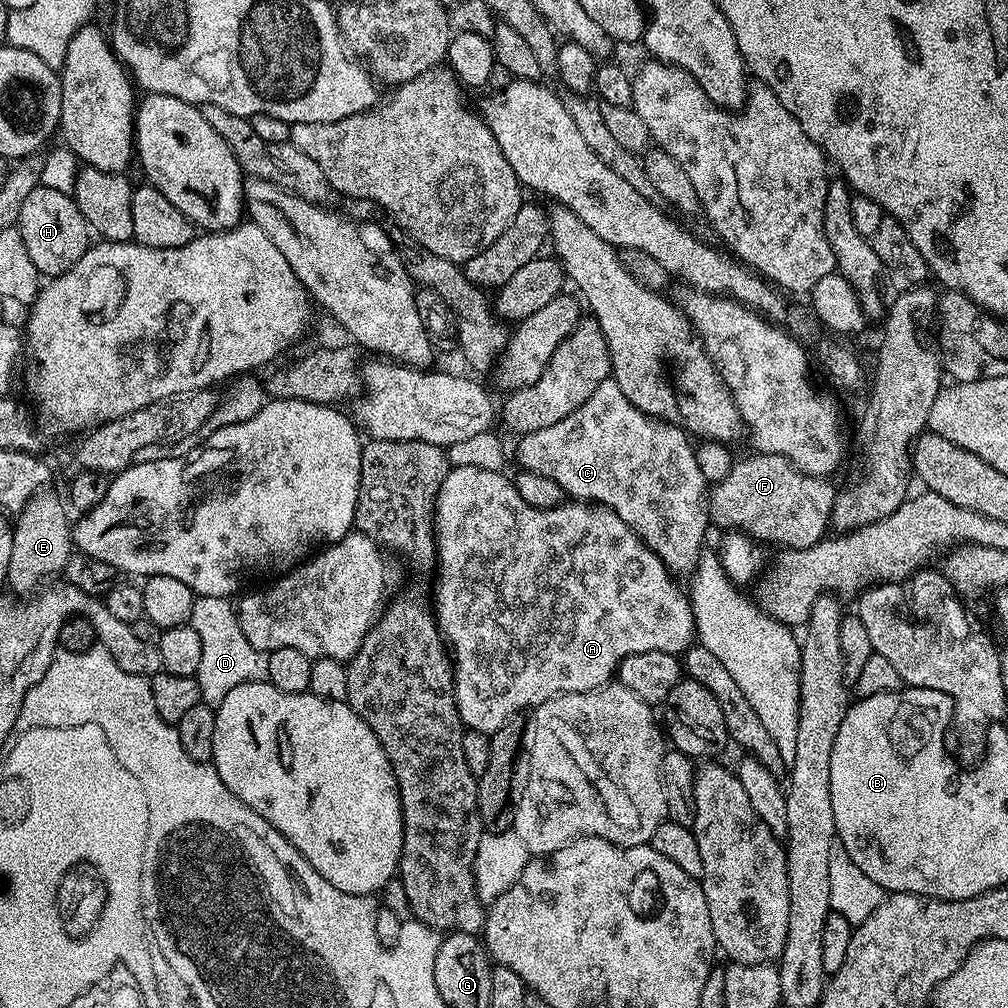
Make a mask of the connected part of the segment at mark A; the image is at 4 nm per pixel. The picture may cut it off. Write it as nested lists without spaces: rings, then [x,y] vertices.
[[[462,466],[461,468],[449,467],[446,478],[440,487],[440,493],[436,499],[436,562],[438,571],[436,576],[436,604],[434,603],[434,615],[437,625],[440,629],[441,636],[444,637],[447,647],[450,649],[450,655],[454,661],[454,671],[456,673],[456,705],[458,706],[458,714],[460,721],[463,722],[465,729],[473,732],[487,732],[489,734],[497,732],[511,716],[523,713],[525,710],[531,710],[542,702],[546,702],[555,696],[565,696],[571,692],[593,692],[596,688],[603,688],[617,675],[620,663],[630,654],[646,654],[647,652],[671,652],[673,654],[682,654],[687,648],[691,648],[697,639],[696,619],[692,613],[691,599],[675,584],[673,573],[668,571],[666,565],[660,561],[658,554],[654,554],[644,545],[641,540],[634,534],[634,530],[630,530],[630,526],[626,526],[626,522],[622,522],[622,518],[618,518],[618,514],[614,514],[609,508],[601,508],[591,502],[562,502],[557,508],[535,508],[526,502],[522,502],[522,498],[518,494],[515,483],[511,479],[504,477],[503,471],[495,472],[494,470],[478,470],[474,466]]]

